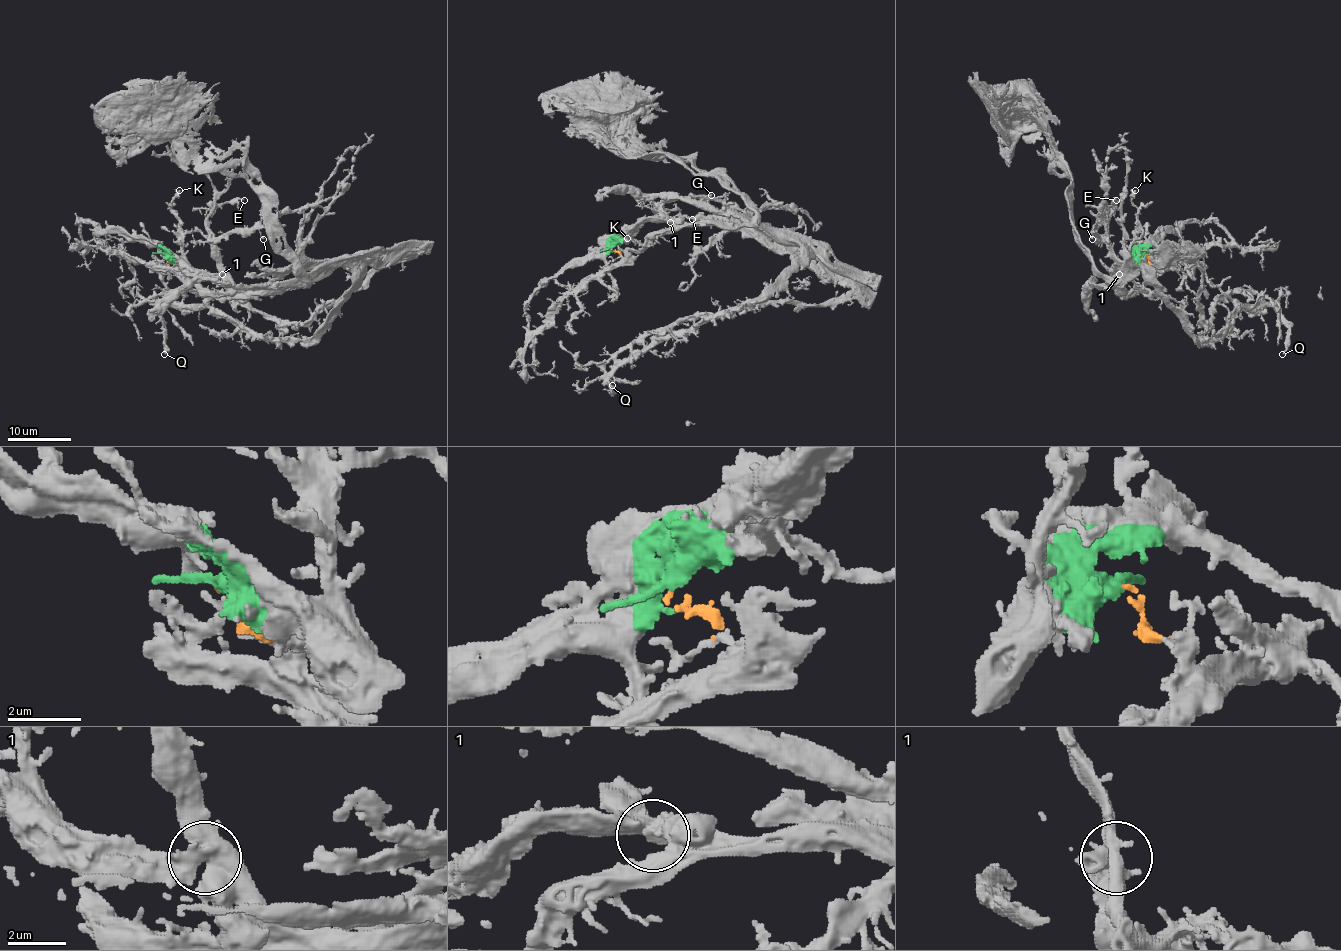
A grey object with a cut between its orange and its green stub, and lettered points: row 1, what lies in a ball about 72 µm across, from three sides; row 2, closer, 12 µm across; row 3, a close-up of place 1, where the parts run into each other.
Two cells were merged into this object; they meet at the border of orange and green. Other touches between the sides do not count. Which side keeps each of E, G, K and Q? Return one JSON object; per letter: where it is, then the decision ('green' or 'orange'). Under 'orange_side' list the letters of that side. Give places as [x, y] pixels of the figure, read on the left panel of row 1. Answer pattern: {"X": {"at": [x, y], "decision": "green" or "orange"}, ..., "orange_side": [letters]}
{"E": {"at": [244, 200], "decision": "orange"}, "G": {"at": [263, 239], "decision": "orange"}, "K": {"at": [179, 190], "decision": "green"}, "Q": {"at": [164, 354], "decision": "orange"}, "orange_side": ["E", "G", "Q"]}

